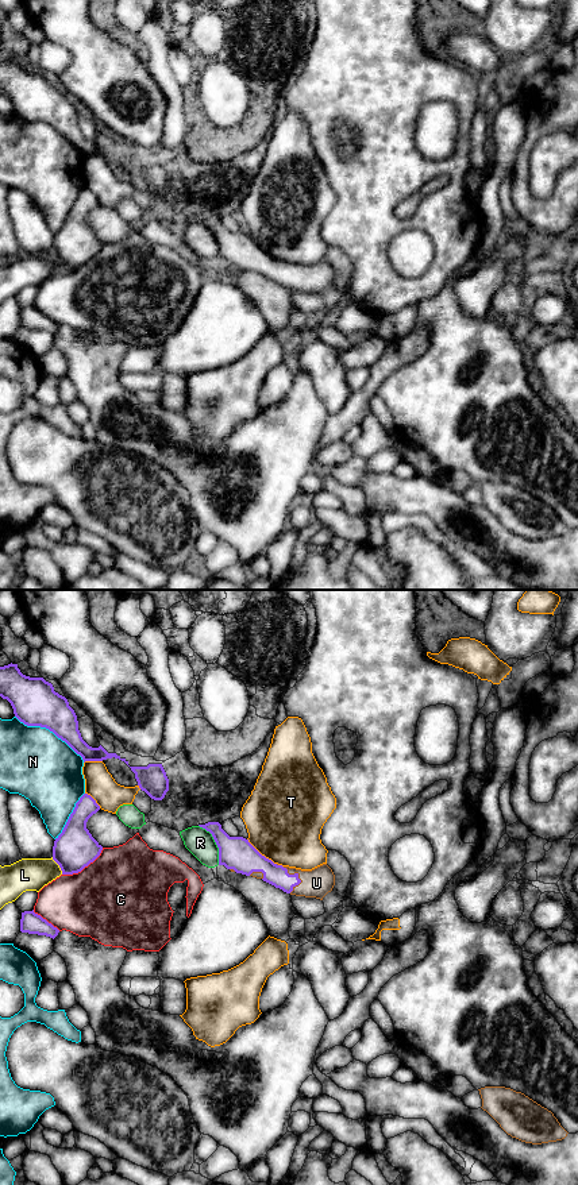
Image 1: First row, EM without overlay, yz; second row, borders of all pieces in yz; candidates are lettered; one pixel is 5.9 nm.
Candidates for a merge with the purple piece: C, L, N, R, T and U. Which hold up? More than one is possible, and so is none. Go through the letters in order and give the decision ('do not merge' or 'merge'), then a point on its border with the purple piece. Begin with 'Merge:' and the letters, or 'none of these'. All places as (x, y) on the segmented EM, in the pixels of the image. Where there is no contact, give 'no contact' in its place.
Merge: U
C: do not merge | yz (84, 867)
L: do not merge | yz (58, 864)
N: do not merge | yz (50, 730)
R: do not merge | yz (216, 844)
T: do not merge | yz (259, 853)
U: merge | yz (297, 876)

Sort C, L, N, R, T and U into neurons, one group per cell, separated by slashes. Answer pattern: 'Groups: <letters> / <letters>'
Groups: C / L / N / R / T / U

